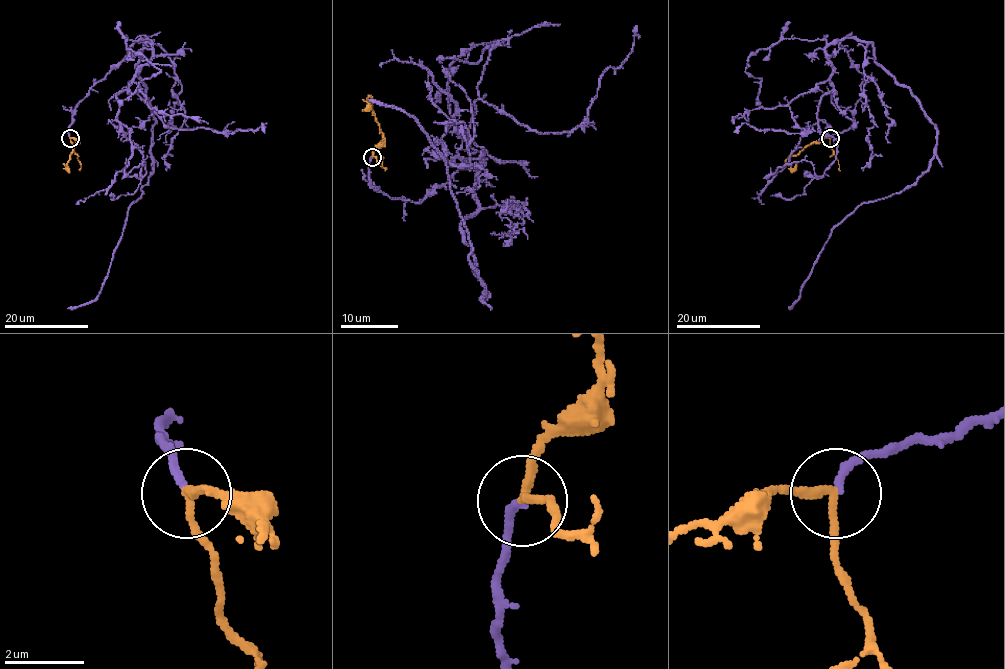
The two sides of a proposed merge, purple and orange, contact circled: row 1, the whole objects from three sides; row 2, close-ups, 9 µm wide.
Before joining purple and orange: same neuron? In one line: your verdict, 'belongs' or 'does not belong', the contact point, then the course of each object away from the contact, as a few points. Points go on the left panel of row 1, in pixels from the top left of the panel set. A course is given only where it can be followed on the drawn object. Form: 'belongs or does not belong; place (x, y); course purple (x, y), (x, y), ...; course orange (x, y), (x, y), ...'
belongs; place (70, 138); course purple (70, 137), (72, 110), (147, 38), (135, 65), (155, 124), (153, 174), (128, 210), (100, 294), (67, 308); course orange (70, 138), (78, 141), (67, 168), (63, 163)

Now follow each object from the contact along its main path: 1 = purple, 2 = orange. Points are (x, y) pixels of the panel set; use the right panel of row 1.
1: (830, 137), (860, 97), (839, 43), (857, 38), (909, 89), (935, 155), (834, 228), (788, 308)
2: (830, 138), (813, 141), (786, 160), (791, 168), (796, 163)

